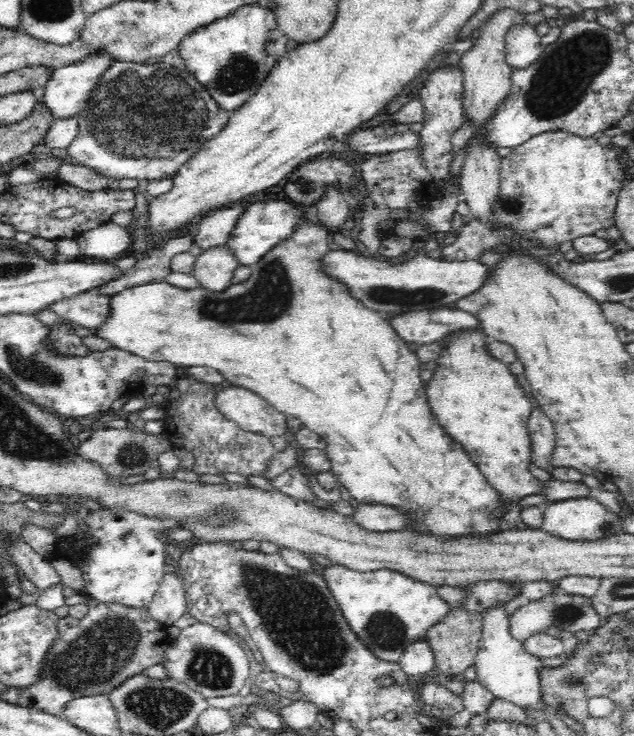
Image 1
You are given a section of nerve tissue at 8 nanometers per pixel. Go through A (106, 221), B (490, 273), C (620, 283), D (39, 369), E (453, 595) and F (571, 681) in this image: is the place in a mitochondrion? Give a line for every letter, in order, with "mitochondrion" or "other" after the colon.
A: other
B: other
C: mitochondrion
D: mitochondrion
E: other
F: mitochondrion

